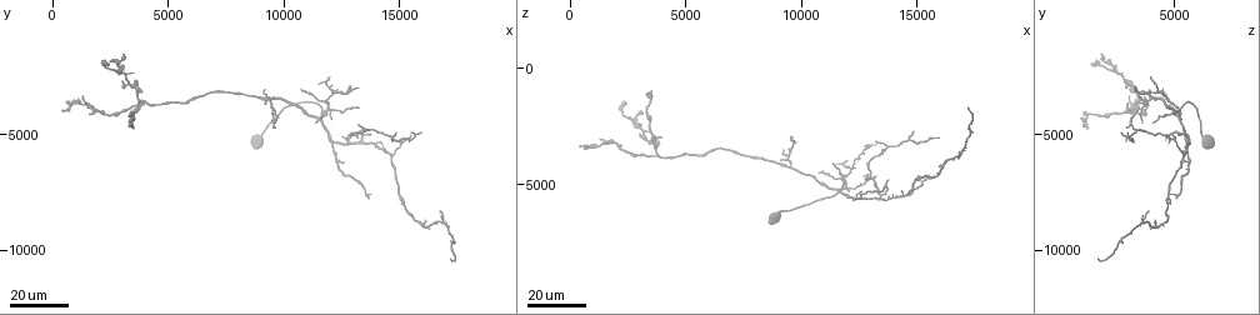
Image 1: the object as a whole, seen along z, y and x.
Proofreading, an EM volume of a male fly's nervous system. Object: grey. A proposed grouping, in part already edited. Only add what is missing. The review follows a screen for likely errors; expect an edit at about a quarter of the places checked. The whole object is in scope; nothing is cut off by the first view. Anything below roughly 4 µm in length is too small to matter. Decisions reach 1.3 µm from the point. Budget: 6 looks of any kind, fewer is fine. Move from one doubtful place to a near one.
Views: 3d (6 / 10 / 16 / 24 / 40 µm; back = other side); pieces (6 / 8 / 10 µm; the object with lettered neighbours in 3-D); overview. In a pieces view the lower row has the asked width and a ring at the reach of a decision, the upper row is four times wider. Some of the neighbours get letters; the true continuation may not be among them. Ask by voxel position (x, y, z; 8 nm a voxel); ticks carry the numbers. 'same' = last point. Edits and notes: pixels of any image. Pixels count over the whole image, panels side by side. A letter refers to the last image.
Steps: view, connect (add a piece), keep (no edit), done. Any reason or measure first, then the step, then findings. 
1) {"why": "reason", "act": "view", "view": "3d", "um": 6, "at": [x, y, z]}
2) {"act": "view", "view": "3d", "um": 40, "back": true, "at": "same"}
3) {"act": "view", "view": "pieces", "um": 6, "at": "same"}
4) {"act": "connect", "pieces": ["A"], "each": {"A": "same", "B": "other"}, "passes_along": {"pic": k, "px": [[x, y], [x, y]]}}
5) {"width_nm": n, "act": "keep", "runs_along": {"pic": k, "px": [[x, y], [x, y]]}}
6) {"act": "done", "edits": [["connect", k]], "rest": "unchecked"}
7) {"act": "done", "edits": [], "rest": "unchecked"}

{"why": "end of a long branch", "act": "view", "view": "3d", "um": 24, "at": [13800, 7500, 4800]}

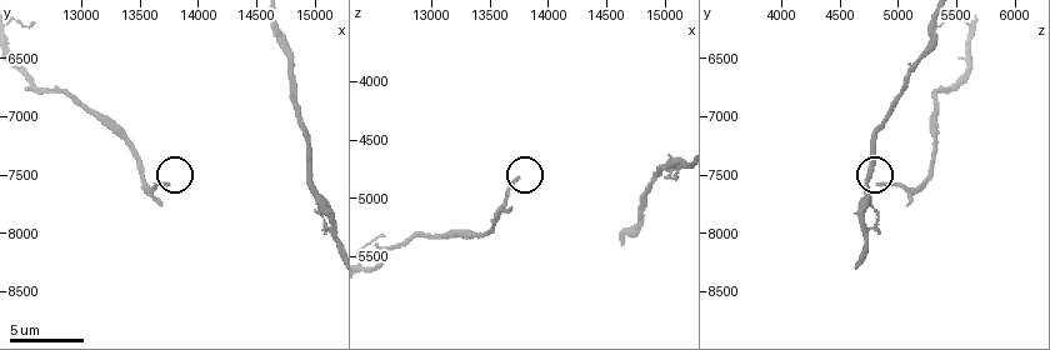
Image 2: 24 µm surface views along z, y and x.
{"why": "what lies round it", "act": "view", "view": "pieces", "um": 8, "at": [13740, 7600, 4840]}

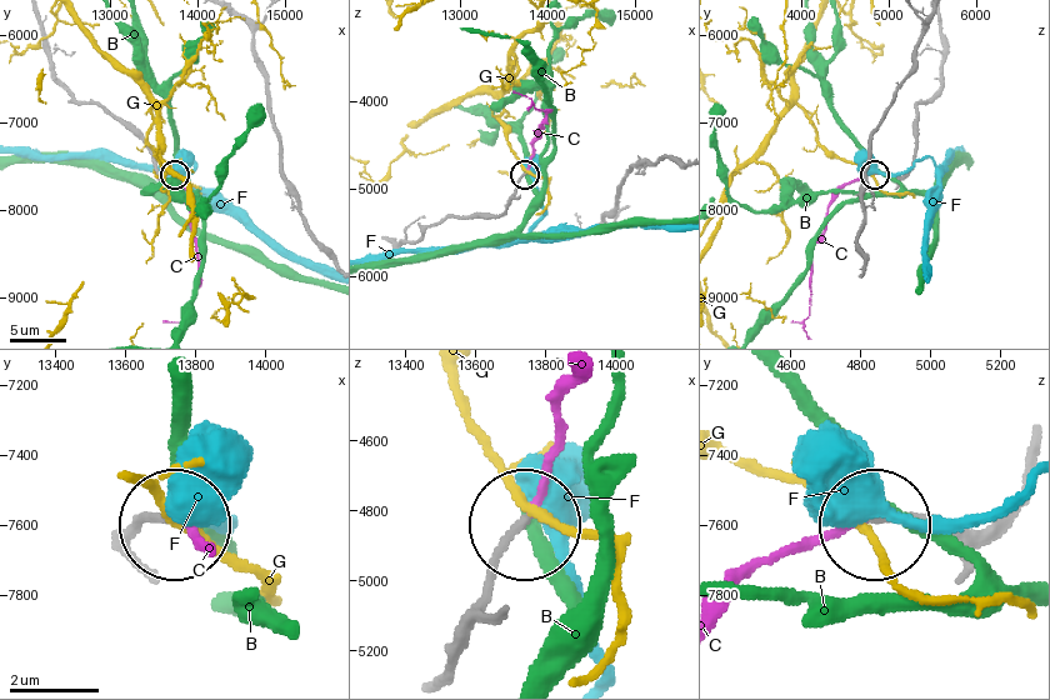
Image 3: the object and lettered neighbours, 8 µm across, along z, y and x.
{"width_nm": 160, "act": "connect", "pieces": ["C"], "each": {"B": "other", "C": "same", "F": "other", "G": "other"}, "found": "it goes on there"}

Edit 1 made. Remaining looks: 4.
{"why": "branch stops here", "act": "view", "view": "3d", "um": 16, "at": [13200, 3900, 4600]}

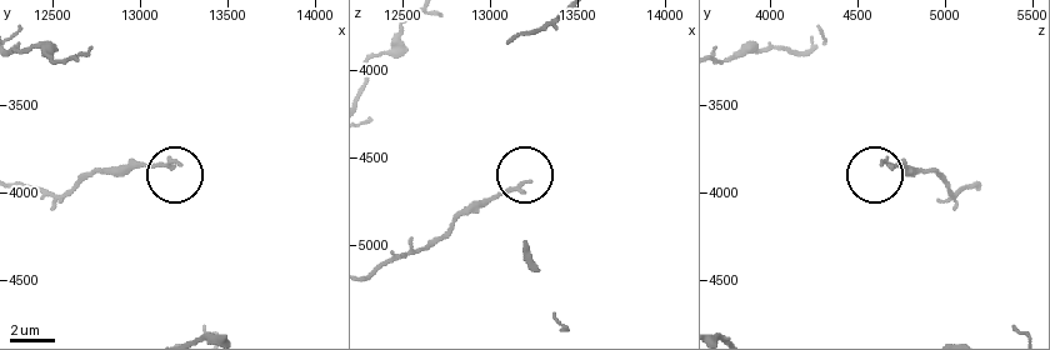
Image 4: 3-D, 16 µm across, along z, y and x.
{"act": "view", "view": "pieces", "um": 10, "at": [13220, 3860, 4660]}

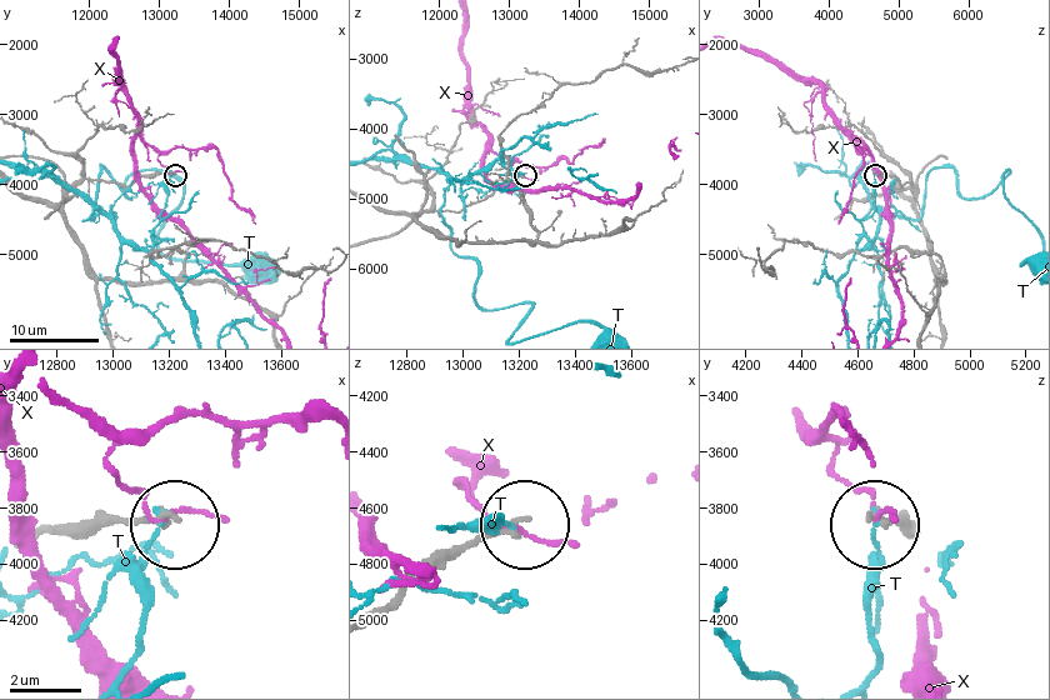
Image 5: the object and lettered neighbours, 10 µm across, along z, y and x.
{"width_nm": 160, "act": "keep", "each": {"T": "other", "X": "other"}, "runs_along": {"pic": 5, "px": [[934, 160], [915, 184], [874, 174]]}, "found": "no lettered piece goes on from it"}

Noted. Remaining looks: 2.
{"act": "view", "view": "3d", "um": 16, "at": [11500, 4400, 4200]}

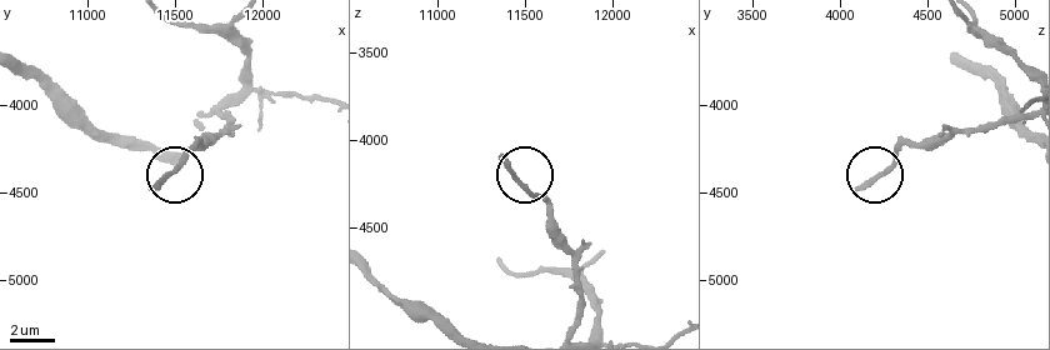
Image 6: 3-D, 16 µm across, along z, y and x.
{"act": "view", "view": "pieces", "um": 10, "at": [11360, 4480, 4080]}

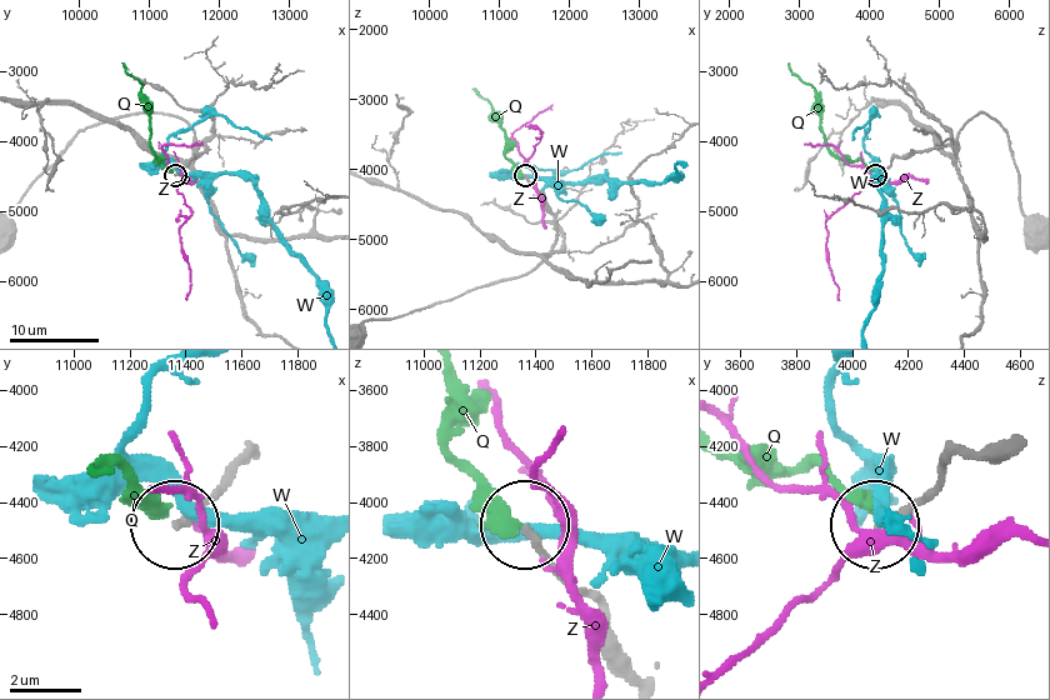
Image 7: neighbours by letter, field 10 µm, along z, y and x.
{"act": "keep", "each": {"Q": "other", "W": "other", "Z": "other"}, "runs_along": {"pic": 7, "px": [[253, 459], [178, 525]]}, "found": "none of them fits"}

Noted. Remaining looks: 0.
{"act": "done", "edits": [["connect", 3]], "rest": "unchecked"}

